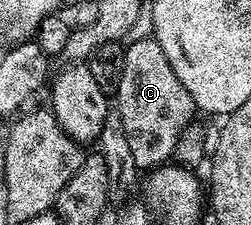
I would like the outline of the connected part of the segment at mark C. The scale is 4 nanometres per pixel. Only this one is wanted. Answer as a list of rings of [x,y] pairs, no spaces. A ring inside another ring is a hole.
[[[153,36],[139,41],[131,41],[126,45],[124,55],[124,75],[120,75],[120,87],[116,94],[116,112],[124,123],[124,136],[128,138],[128,151],[132,151],[132,159],[139,170],[149,171],[167,164],[174,156],[176,139],[195,120],[196,110],[192,103],[192,95],[184,91],[184,83],[176,79],[176,71],[172,71],[172,63],[164,55],[160,43],[156,43]]]

